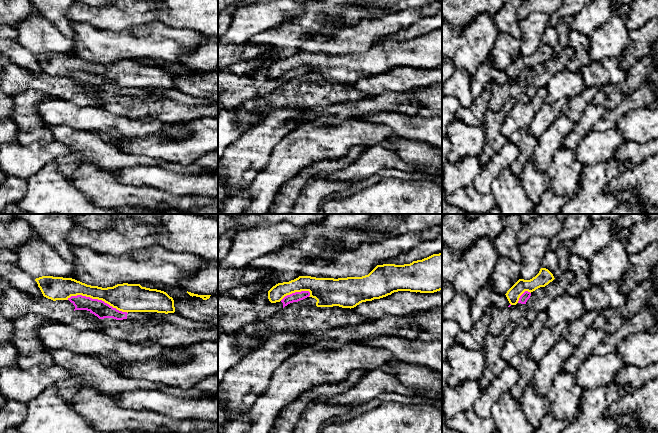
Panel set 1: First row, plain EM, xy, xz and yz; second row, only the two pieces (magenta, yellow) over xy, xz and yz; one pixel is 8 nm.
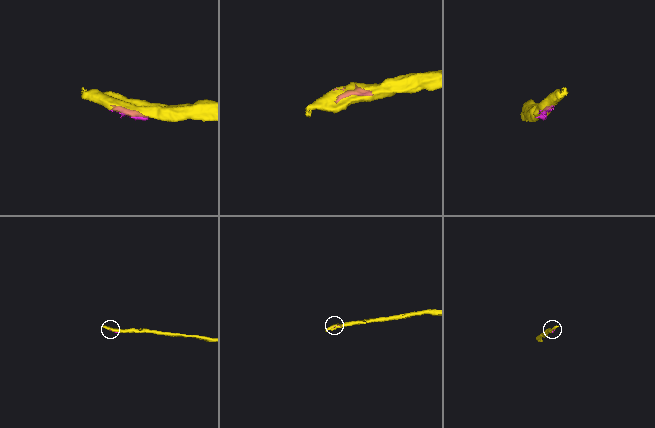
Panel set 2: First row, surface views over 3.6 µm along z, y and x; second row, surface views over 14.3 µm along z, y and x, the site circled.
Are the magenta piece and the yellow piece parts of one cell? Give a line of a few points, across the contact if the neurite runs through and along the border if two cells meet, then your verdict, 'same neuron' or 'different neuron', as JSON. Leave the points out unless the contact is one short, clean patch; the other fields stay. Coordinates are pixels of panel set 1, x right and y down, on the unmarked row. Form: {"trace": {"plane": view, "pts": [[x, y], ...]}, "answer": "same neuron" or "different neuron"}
{"answer": "different neuron"}

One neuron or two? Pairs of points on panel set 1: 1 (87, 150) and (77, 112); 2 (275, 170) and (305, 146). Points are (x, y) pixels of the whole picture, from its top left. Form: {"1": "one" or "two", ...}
{"1": "two", "2": "one"}

